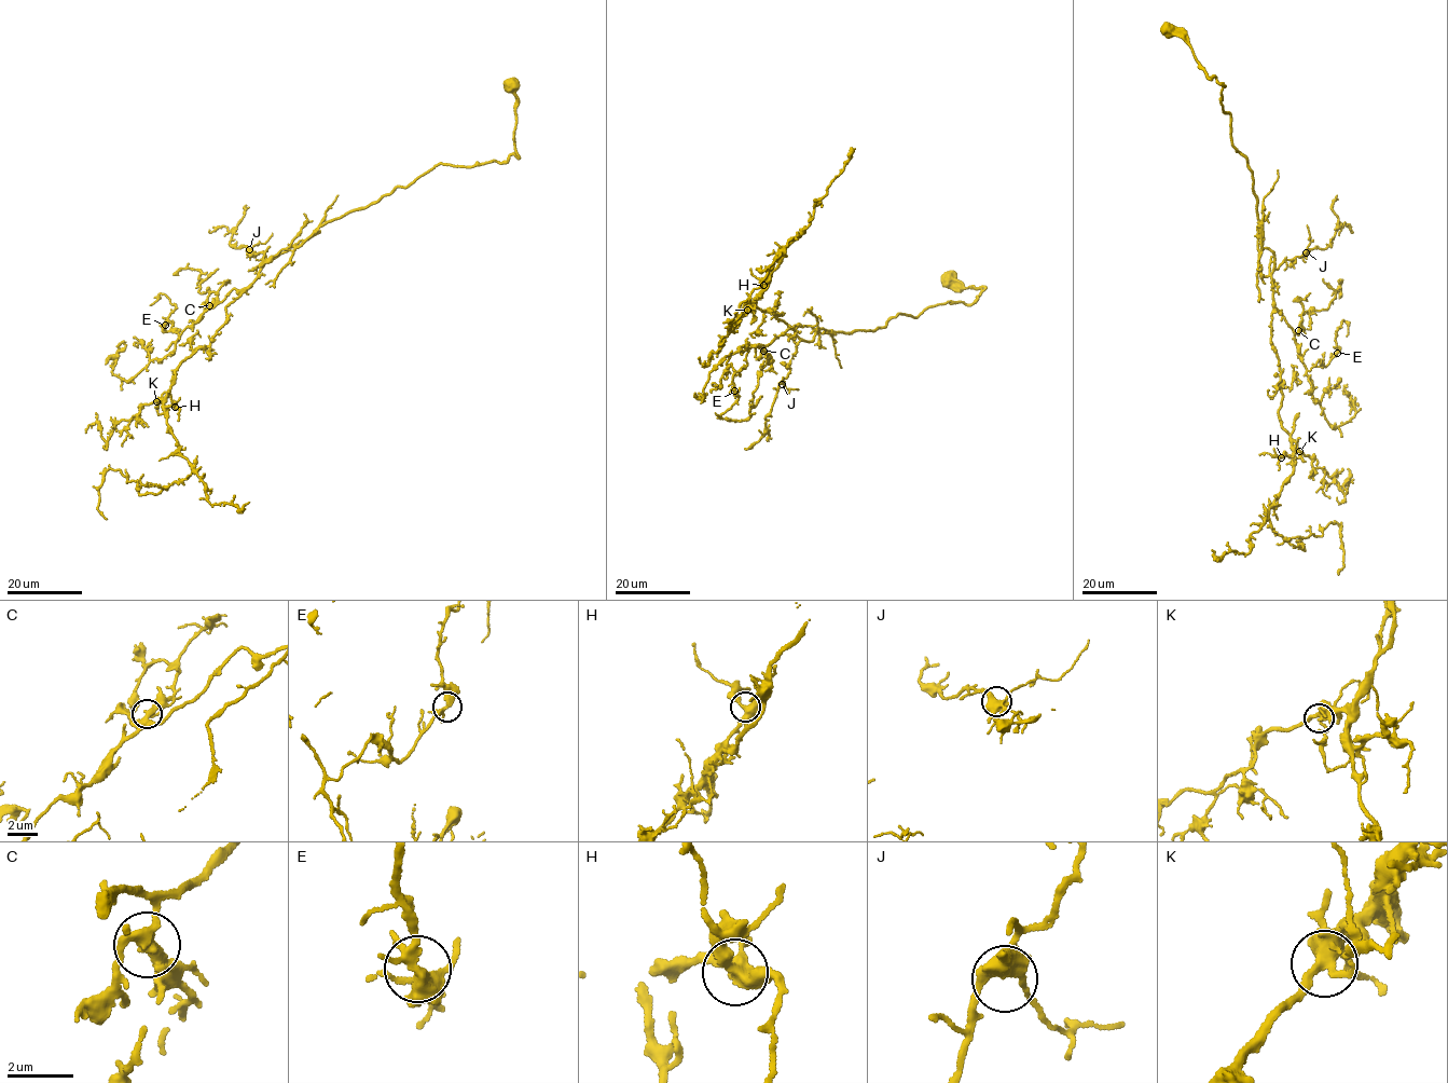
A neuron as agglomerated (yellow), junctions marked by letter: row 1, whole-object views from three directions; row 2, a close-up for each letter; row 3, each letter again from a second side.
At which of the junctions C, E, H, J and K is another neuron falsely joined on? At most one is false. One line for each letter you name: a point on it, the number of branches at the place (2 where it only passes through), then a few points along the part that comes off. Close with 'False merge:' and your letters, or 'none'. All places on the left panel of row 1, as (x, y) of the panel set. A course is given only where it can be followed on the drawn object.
False merge: none

